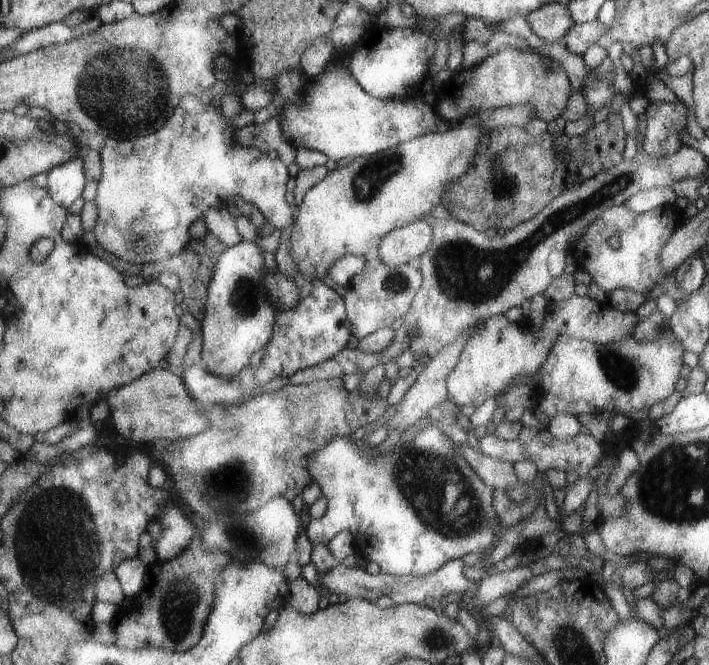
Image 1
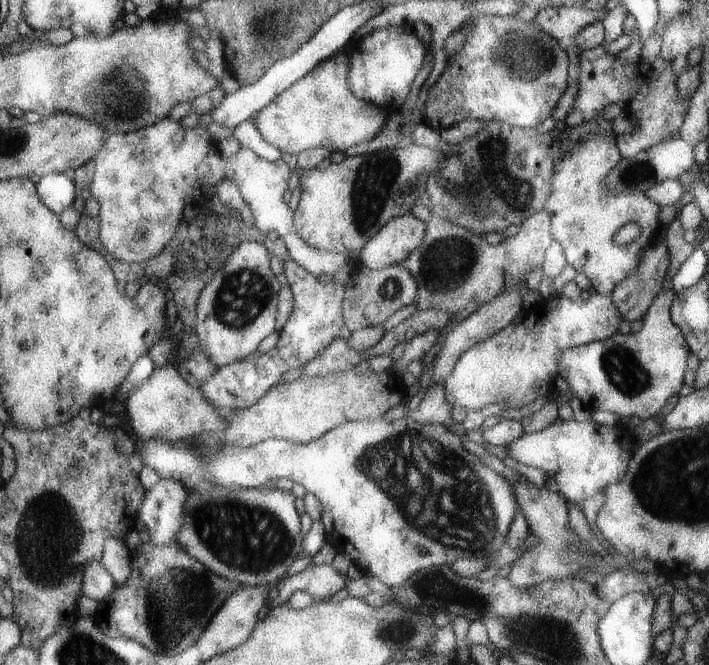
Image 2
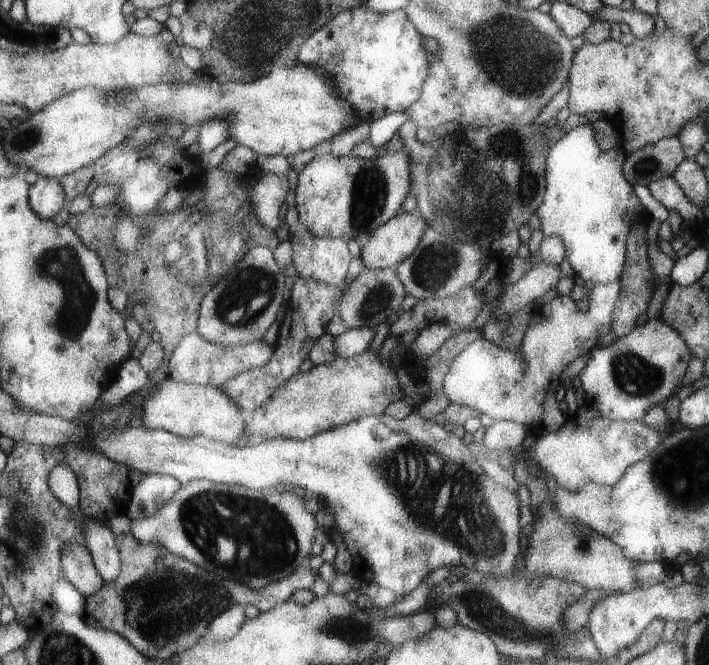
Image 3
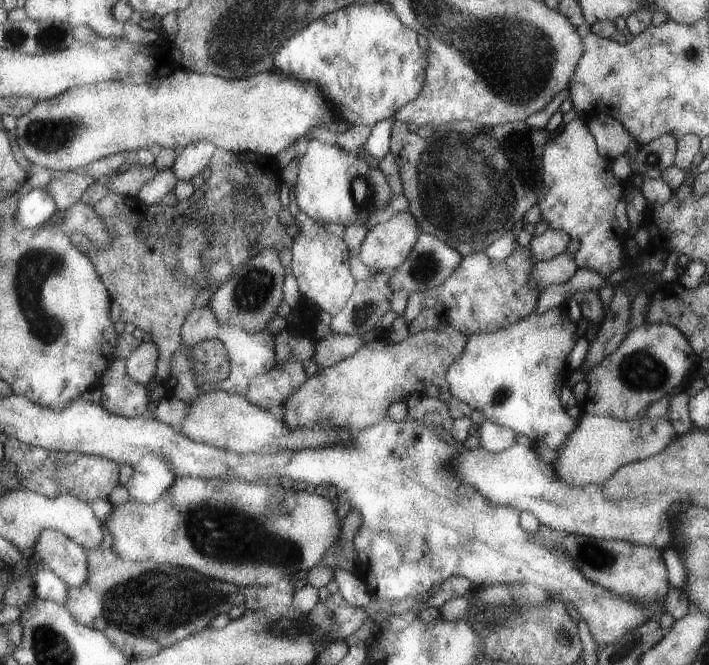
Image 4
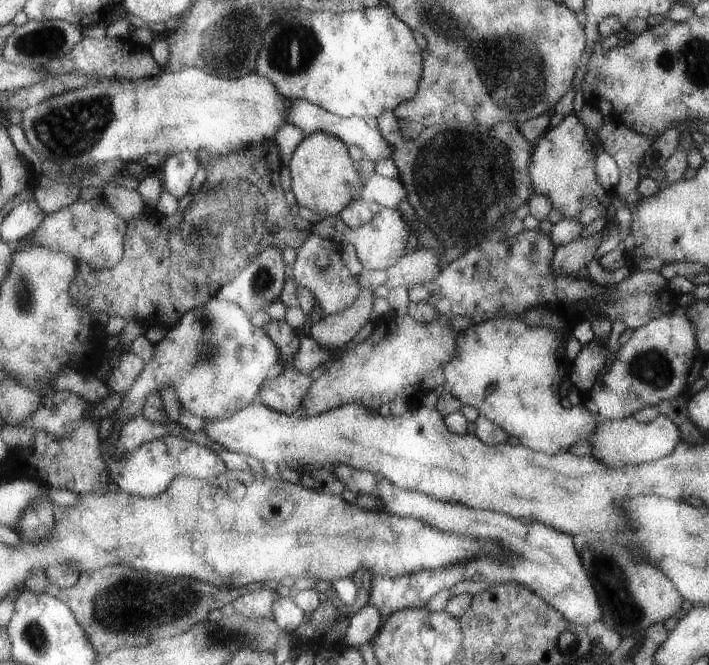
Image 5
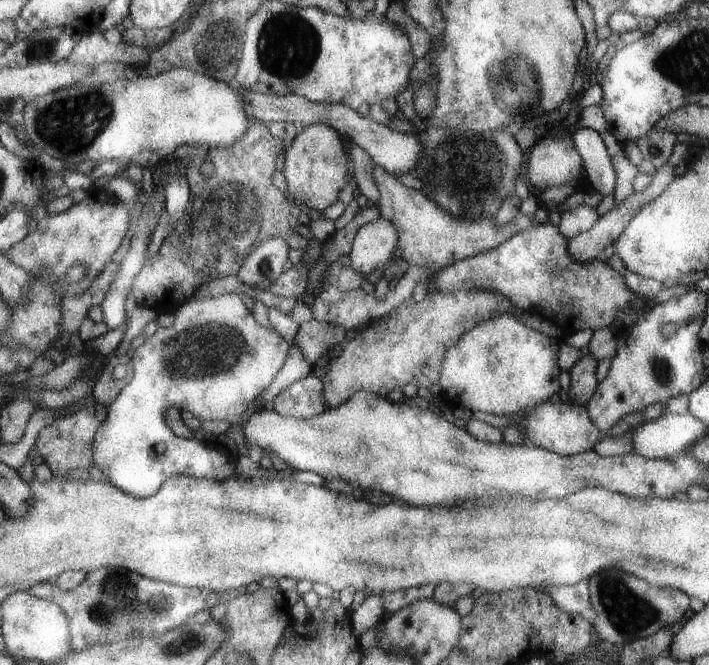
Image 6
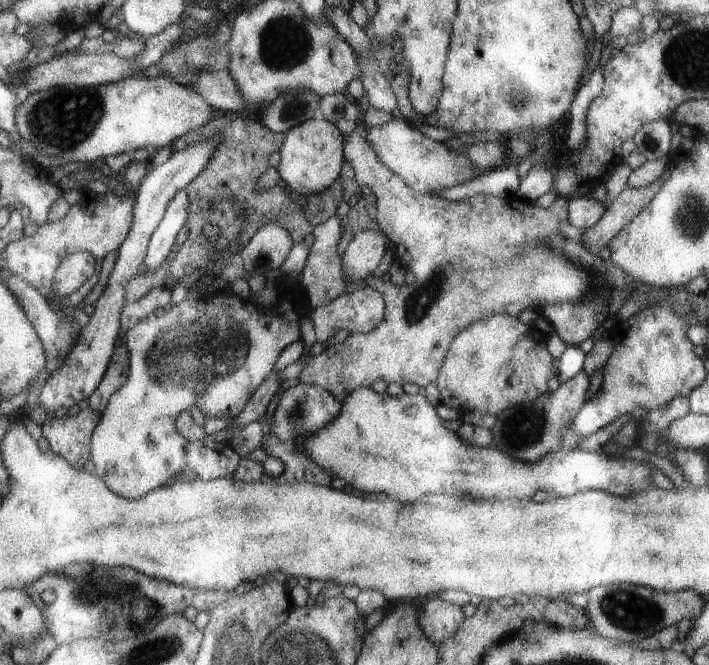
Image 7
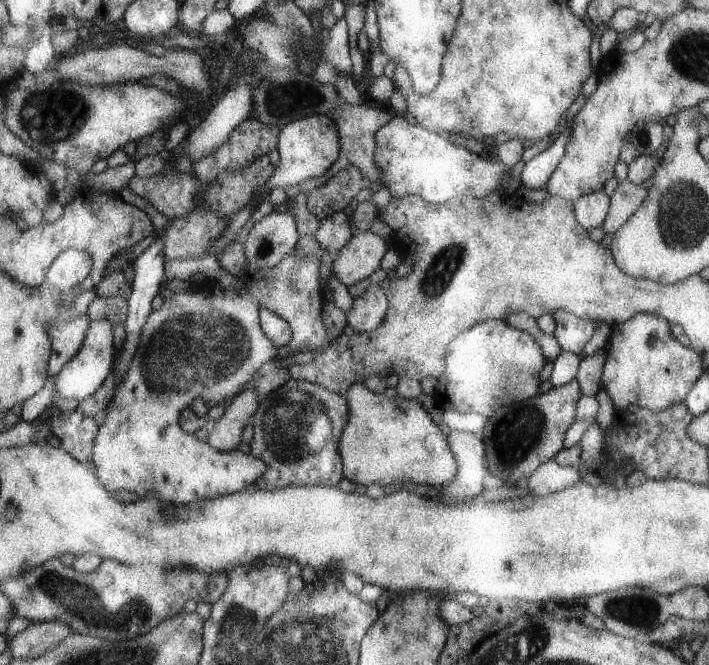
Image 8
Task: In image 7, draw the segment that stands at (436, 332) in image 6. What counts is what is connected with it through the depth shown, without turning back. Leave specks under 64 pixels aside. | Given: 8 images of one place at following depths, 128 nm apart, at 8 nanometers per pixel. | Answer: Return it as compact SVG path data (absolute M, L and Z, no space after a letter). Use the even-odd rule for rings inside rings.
M364 120L357 124L351 134L345 136L345 160L353 167L354 179L359 186L375 197L378 230L391 238L394 244L404 247L403 263L414 274L414 282L395 286L390 281L383 282L381 277L373 278L371 288L384 295L385 314L381 322L368 333L350 333L343 342L327 347L309 362L299 376L299 382L317 384L341 402L345 402L353 390L369 388L379 381L387 385L409 382L425 387L436 380L451 338L473 322L473 318L477 320L477 316L483 318L491 314L517 316L521 310L541 304L573 303L593 288L589 273L583 268L575 268L549 244L549 236L558 234L557 224L561 220L567 221L565 208L568 202L563 198L555 197L550 206L543 209L515 195L502 199L481 193L455 202L437 195L421 194L395 176L371 150L367 144L366 123Z

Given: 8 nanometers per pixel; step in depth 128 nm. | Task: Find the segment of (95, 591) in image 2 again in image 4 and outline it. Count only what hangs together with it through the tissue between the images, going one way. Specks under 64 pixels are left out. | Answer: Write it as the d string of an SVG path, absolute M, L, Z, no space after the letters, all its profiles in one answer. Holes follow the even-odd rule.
M45 528L41 532L35 554L41 556L47 570L57 574L71 588L81 588L89 578L86 548L58 530Z

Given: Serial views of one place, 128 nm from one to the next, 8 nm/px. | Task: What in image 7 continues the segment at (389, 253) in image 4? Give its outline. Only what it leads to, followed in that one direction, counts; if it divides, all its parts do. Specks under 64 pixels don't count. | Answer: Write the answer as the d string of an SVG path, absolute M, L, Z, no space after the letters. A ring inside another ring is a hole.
M364 230L356 234L343 252L343 274L351 280L365 280L379 264L385 250L385 238L379 230Z

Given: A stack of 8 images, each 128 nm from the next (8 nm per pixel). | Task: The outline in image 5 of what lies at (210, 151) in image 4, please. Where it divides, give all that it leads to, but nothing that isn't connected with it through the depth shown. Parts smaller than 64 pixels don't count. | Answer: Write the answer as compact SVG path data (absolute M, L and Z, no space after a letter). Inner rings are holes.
M183 151L171 155L163 166L162 186L164 190L179 200L187 201L189 188L193 184L195 174L201 168L202 152Z

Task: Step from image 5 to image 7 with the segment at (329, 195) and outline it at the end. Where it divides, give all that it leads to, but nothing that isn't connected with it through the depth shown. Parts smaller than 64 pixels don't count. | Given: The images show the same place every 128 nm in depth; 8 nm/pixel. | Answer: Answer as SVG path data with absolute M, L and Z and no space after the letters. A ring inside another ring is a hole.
M321 117L306 120L293 130L289 130L279 150L280 165L277 169L283 181L282 184L306 197L329 190L339 180L346 161L344 144L345 136L341 130L333 122Z

